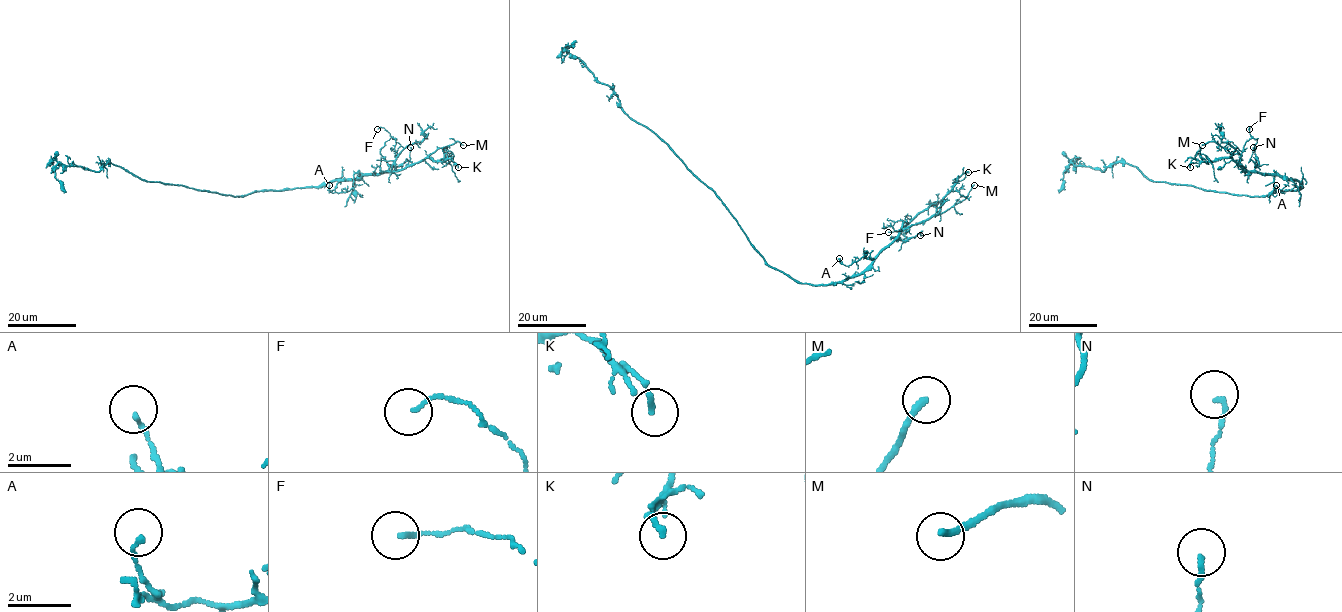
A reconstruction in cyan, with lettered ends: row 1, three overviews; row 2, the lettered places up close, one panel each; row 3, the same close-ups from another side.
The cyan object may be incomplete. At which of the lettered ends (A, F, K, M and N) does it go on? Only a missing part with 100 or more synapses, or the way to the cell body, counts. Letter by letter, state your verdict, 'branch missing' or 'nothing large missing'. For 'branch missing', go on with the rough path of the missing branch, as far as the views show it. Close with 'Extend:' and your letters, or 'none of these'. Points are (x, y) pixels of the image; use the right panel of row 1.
A: nothing large missing
F: nothing large missing
K: nothing large missing
M: branch missing; course (1202, 145), (1215, 143), (1222, 150)
N: nothing large missing
Extend: M

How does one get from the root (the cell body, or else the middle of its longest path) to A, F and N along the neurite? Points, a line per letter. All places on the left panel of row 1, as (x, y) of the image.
A: (237, 196), (319, 187), (336, 180), (356, 179), (362, 174), (354, 174), (347, 191), (332, 192), (329, 185)
F: (237, 196), (319, 187), (388, 172), (397, 154), (395, 139), (383, 128), (377, 129)
N: (237, 196), (319, 187), (336, 180), (379, 175), (390, 166), (408, 160), (410, 147)

